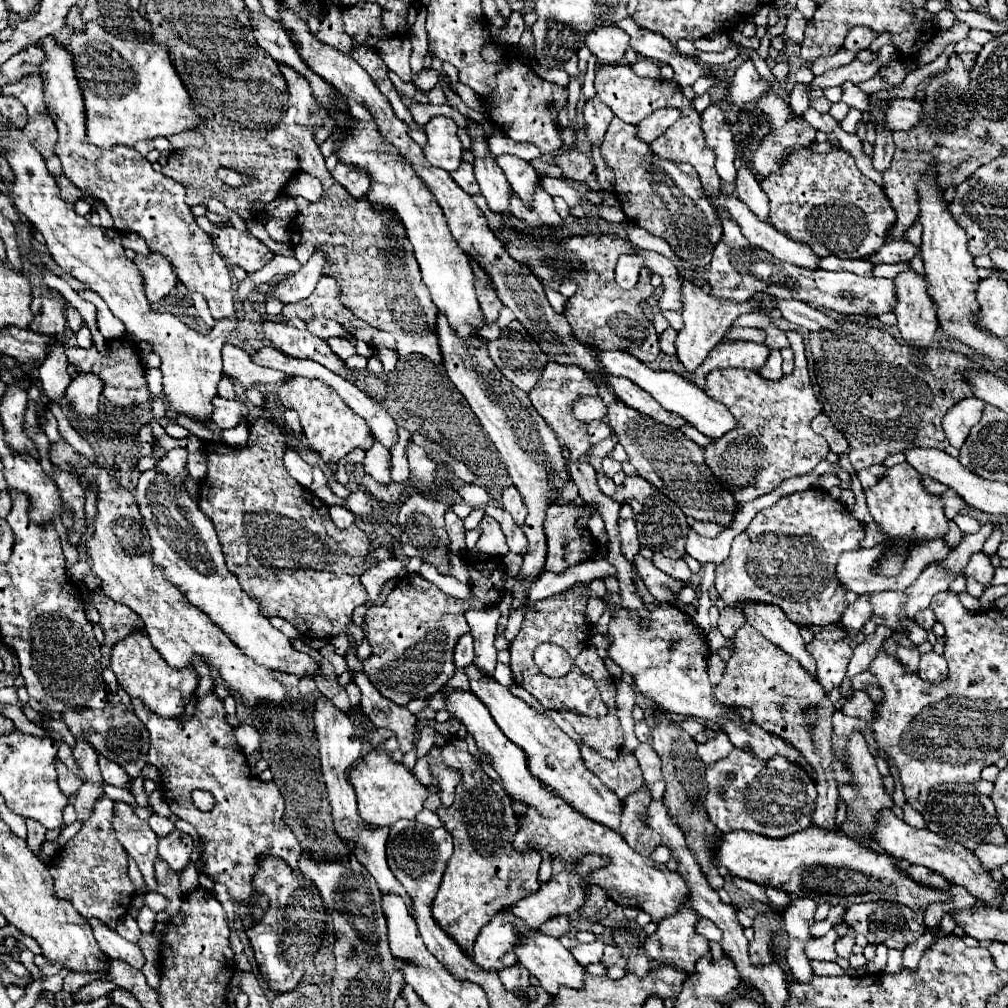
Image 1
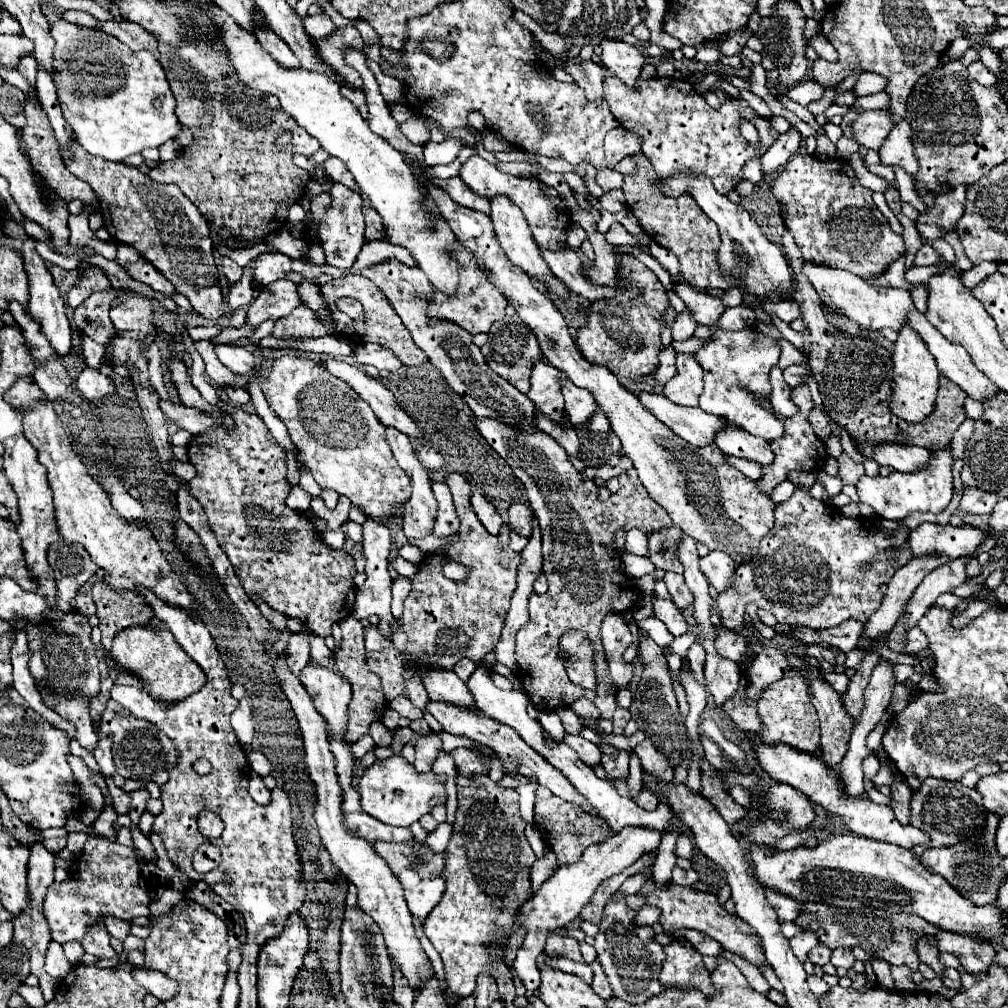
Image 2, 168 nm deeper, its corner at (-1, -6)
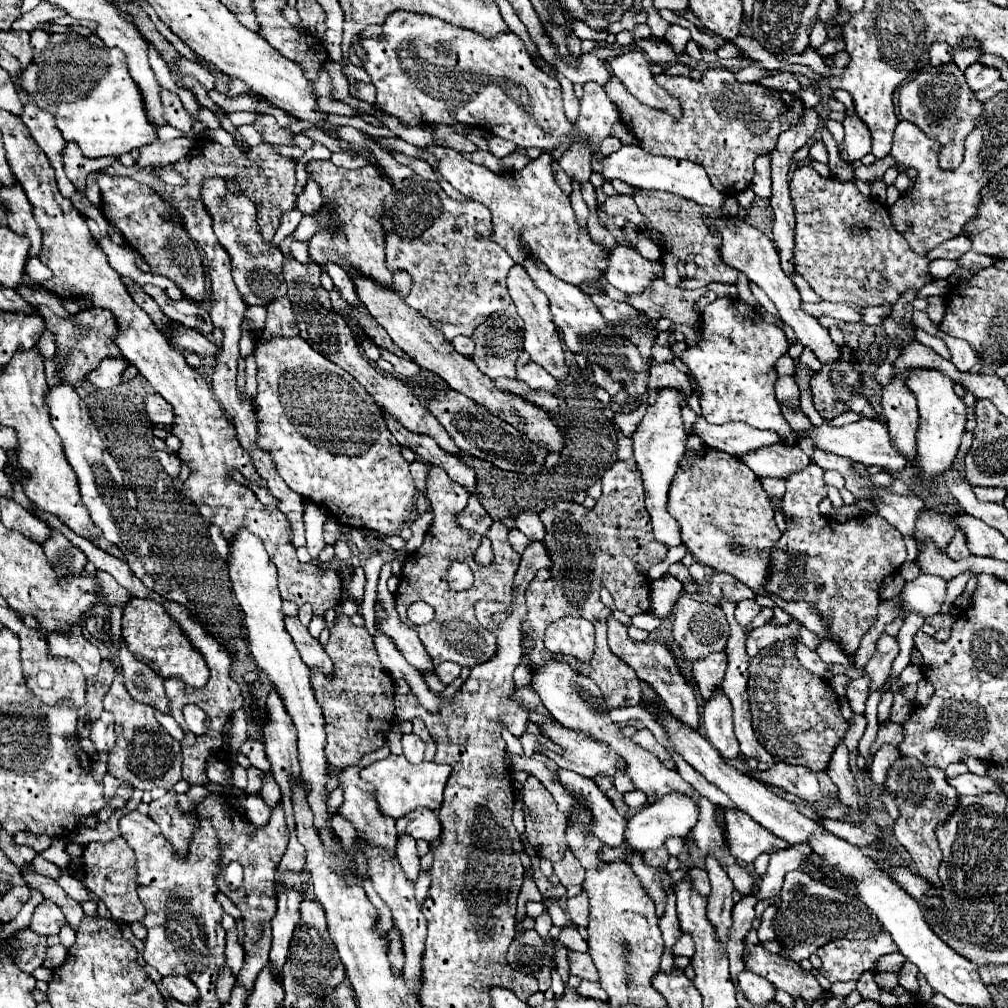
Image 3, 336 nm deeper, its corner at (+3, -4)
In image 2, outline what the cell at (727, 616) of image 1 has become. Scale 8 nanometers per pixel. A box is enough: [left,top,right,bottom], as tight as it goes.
[715,625,747,661]

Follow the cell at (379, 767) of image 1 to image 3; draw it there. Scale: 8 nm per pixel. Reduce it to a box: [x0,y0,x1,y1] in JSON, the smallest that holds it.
[361,755,451,819]

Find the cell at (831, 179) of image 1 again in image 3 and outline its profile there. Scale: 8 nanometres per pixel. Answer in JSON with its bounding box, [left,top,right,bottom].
[789,165,933,305]

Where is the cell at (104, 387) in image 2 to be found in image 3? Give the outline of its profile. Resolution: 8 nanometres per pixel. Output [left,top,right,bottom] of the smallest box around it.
[89,357,129,389]

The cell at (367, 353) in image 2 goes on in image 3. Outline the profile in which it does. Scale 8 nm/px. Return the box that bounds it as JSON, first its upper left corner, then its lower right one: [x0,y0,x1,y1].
[381,349,421,377]

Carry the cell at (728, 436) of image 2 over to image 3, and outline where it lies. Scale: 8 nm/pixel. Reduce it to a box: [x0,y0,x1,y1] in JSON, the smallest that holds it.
[741,445,809,479]

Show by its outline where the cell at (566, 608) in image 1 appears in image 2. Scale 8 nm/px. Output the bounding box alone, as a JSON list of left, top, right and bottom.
[475,419,673,719]

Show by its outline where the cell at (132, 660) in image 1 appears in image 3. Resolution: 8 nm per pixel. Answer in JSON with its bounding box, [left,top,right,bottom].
[123,599,209,687]

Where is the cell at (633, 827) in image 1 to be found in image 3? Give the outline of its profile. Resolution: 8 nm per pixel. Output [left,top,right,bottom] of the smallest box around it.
[567,893,589,927]

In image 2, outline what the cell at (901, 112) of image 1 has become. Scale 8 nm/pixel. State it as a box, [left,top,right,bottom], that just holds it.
[853,109,897,149]

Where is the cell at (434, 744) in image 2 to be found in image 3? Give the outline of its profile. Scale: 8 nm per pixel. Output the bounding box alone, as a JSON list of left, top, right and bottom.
[401,735,425,763]

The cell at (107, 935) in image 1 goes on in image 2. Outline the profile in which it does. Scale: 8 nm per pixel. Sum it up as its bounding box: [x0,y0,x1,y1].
[133,967,177,1001]

